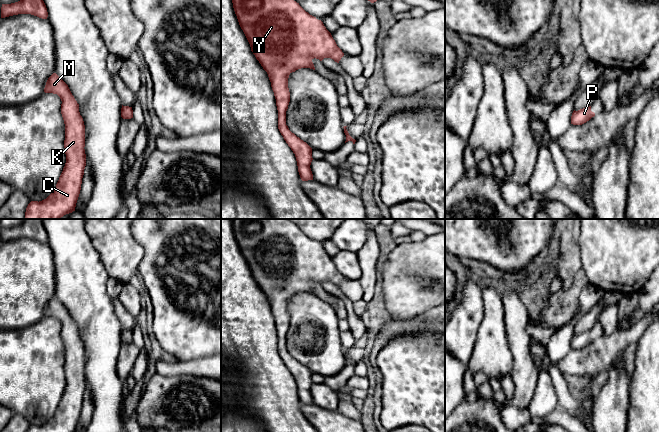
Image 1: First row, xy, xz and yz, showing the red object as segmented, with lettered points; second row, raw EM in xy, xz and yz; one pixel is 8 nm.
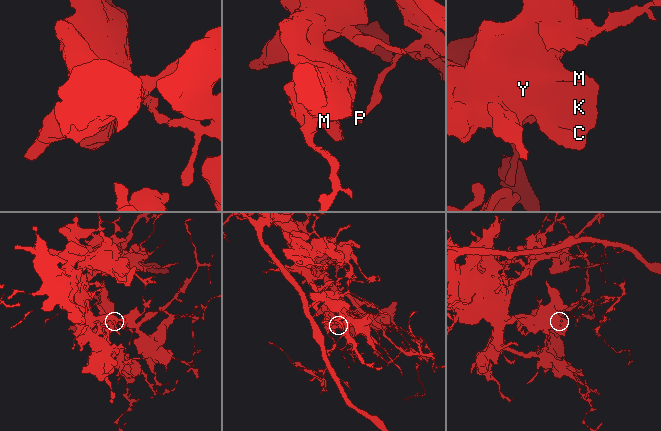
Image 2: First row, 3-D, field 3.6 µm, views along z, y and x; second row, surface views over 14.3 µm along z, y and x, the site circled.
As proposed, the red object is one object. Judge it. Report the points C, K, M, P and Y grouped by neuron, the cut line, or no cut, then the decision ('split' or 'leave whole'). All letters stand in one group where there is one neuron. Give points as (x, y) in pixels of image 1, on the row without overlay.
C K M P Y; no cut; leave whole

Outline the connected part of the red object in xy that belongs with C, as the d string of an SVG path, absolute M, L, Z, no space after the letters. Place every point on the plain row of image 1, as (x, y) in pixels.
M56 297L48 302L44 316L57 318L62 325L66 387L55 414L42 425L31 425L27 432L75 432L86 390L84 345L68 309Z

